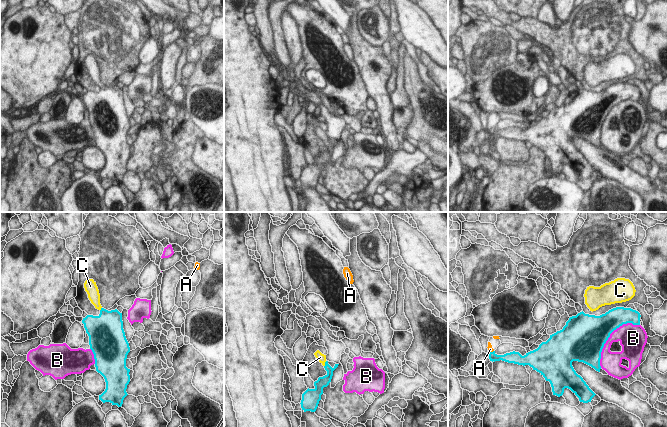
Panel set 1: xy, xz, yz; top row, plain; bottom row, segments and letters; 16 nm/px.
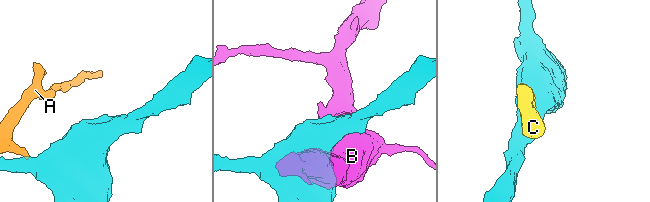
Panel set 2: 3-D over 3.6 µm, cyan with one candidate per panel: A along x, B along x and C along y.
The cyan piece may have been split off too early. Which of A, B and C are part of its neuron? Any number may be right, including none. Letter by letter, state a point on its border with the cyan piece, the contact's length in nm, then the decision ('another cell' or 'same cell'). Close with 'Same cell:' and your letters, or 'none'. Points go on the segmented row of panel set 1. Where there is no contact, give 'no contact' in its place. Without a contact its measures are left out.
A: contact yz (490, 352); length 100 nm; another cell
B: contact yz (609, 336); length 950 nm; another cell
C: contact xz (325, 364); length 100 nm; same cell
Same cell: C

